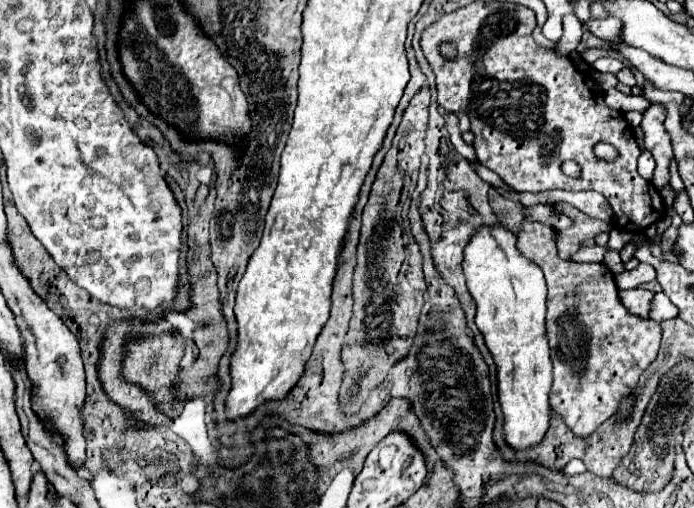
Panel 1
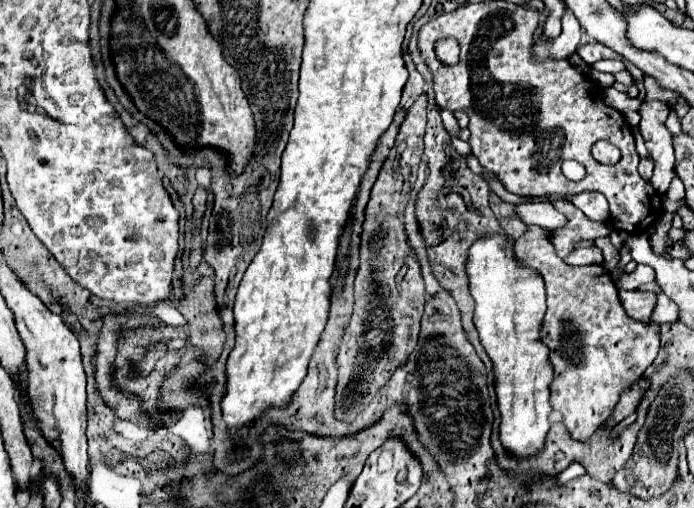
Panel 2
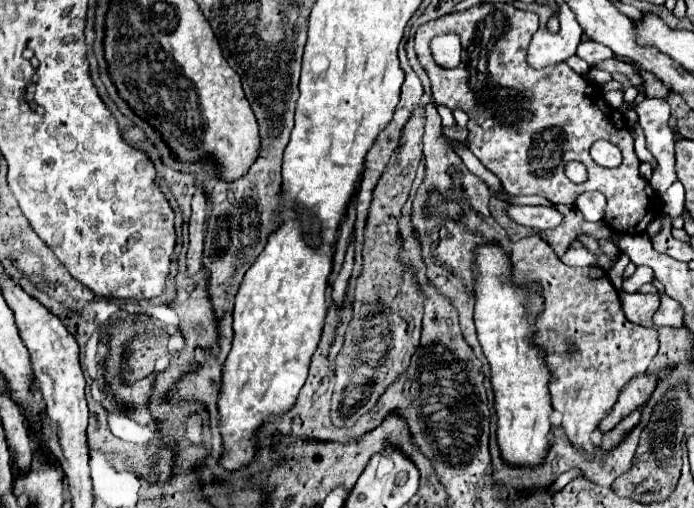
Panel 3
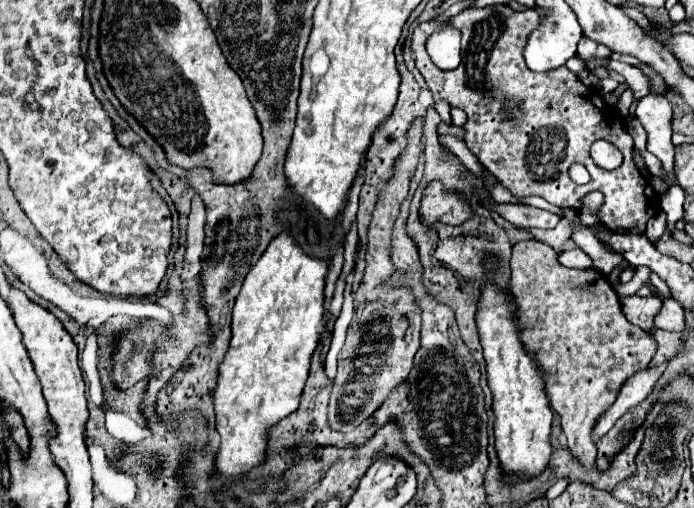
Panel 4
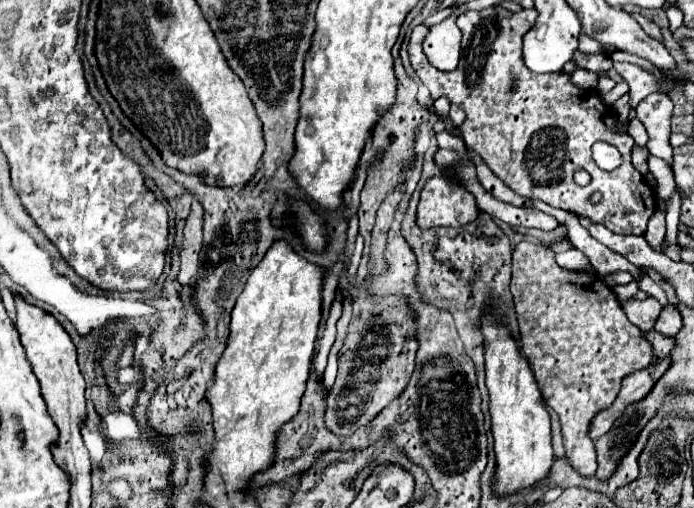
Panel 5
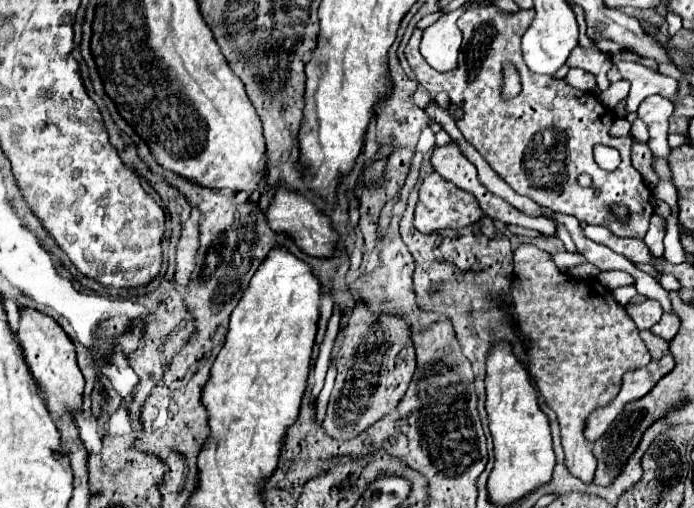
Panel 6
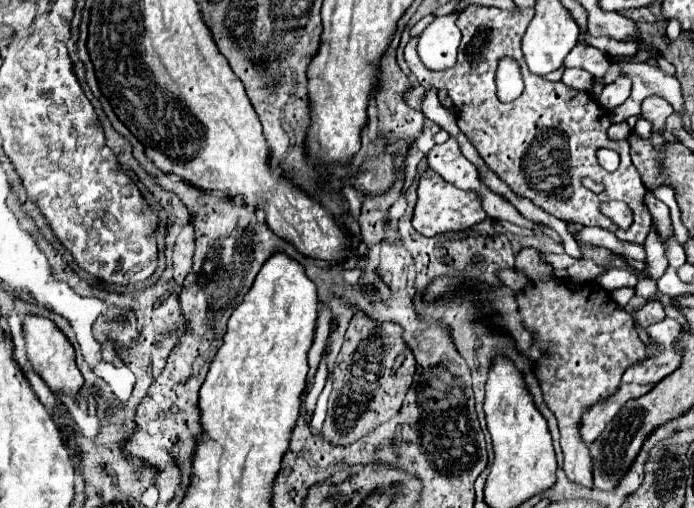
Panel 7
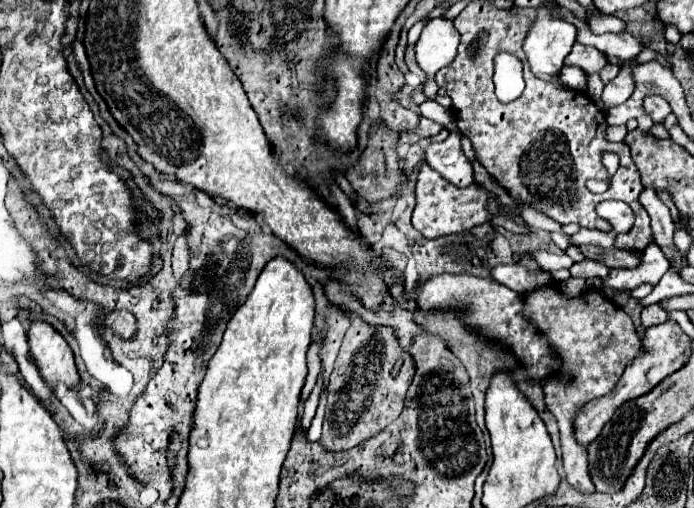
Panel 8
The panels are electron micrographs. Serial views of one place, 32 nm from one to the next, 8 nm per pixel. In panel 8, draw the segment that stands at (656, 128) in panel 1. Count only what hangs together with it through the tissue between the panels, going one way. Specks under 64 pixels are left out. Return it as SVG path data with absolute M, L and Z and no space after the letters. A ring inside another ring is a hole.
M646 96L644 108L652 116L654 122L662 122L662 118L666 118L672 112L670 104L662 96Z

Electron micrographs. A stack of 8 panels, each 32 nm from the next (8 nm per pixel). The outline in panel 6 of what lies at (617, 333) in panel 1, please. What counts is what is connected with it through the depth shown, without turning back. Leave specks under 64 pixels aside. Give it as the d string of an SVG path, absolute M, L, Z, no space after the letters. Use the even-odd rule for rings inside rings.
M522 244L514 252L512 296L520 328L528 336L528 370L560 422L566 454L564 466L570 476L590 484L596 458L592 456L592 444L582 434L584 420L592 408L616 396L628 368L648 364L650 352L628 312L614 302L612 294L598 280L576 280L568 272L560 272L550 260L550 254L532 244Z

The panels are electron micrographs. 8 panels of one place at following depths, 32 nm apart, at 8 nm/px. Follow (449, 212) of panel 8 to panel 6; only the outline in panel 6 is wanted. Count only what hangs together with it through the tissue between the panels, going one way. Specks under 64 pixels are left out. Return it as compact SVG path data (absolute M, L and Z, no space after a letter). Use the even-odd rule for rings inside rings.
M432 172L430 176L426 176L422 180L422 186L418 190L418 204L416 204L416 212L414 212L414 226L416 230L420 230L422 234L432 234L436 230L446 230L446 228L452 228L452 230L458 230L458 228L464 228L468 224L474 224L478 222L484 212L480 210L478 206L478 200L474 198L474 194L466 192L466 190L460 190L456 188L452 182L446 182L440 174Z

